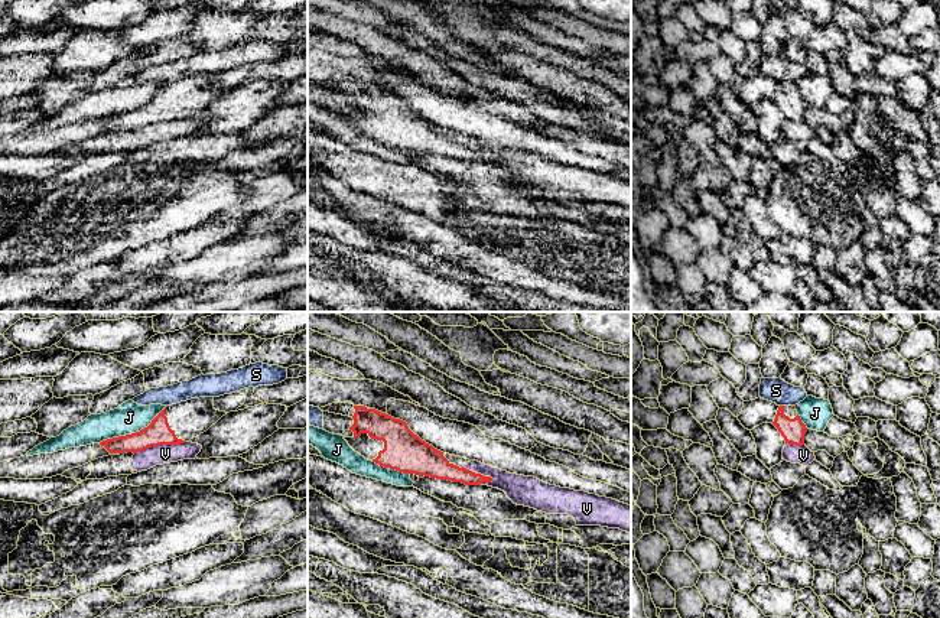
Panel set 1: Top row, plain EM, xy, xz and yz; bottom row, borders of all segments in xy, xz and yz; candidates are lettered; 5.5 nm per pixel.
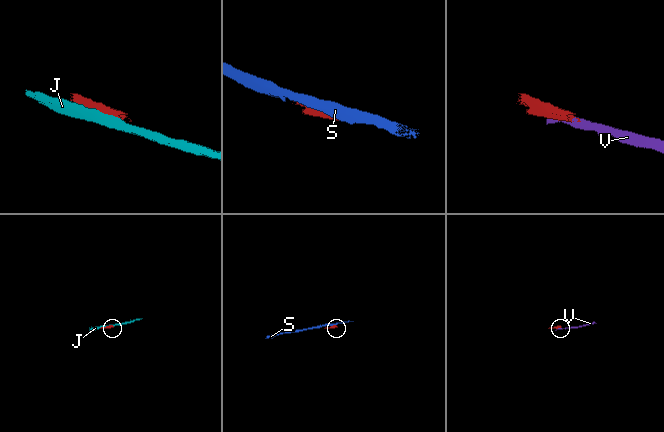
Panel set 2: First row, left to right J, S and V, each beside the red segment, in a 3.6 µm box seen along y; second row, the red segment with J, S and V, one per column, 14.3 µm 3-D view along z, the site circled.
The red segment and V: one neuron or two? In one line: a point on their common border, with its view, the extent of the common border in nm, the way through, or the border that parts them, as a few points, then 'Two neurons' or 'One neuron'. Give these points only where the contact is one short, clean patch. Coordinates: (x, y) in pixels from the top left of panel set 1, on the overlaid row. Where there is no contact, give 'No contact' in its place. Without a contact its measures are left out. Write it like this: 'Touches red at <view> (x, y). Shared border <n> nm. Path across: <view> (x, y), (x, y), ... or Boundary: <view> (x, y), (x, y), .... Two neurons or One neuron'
Touches red at xy (159, 445). Shared border 300 nm. Boundary: xy (185, 442), (152, 445), (135, 454). Two neurons

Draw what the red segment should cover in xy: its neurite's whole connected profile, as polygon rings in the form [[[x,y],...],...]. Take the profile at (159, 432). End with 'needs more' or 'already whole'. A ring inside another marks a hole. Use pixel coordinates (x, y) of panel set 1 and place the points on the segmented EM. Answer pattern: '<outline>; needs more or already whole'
[[[199,397],[165,407],[140,432],[100,442],[110,453],[142,452],[152,446],[180,445],[206,432],[225,412],[214,409],[214,397]]]; needs more

